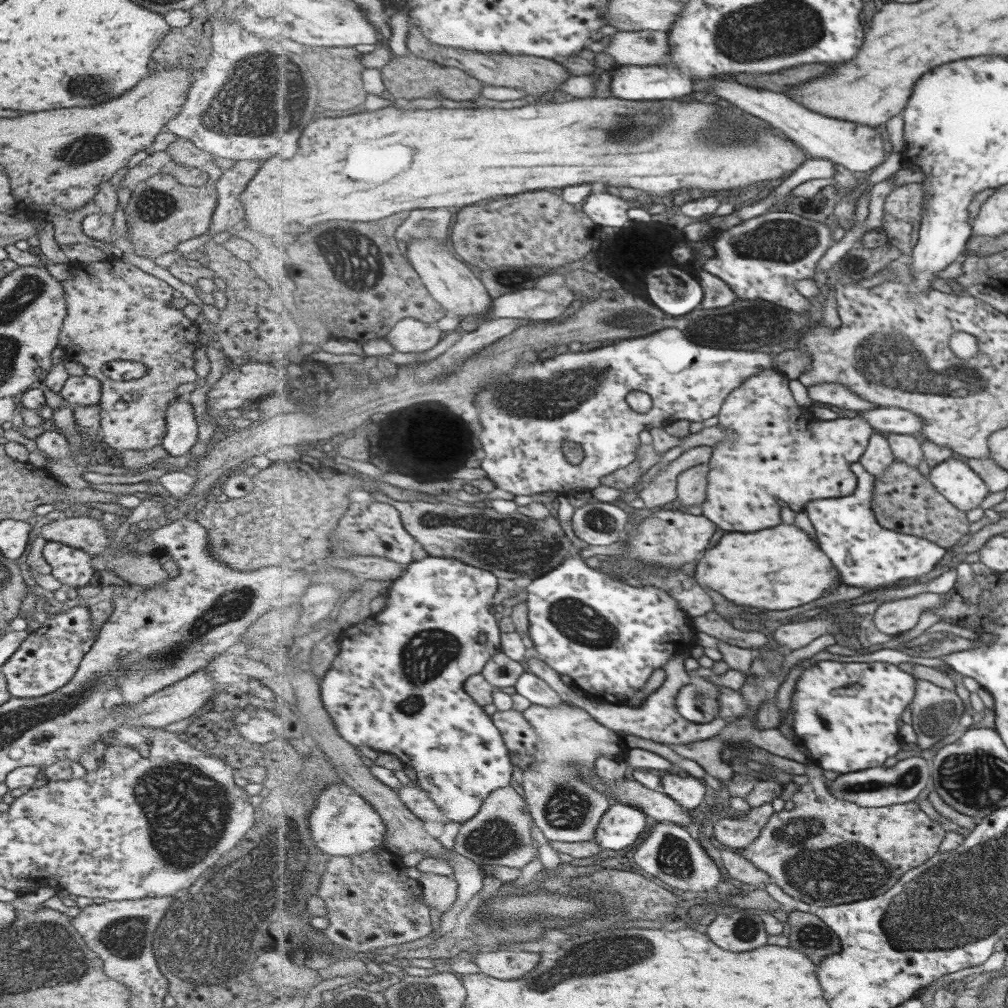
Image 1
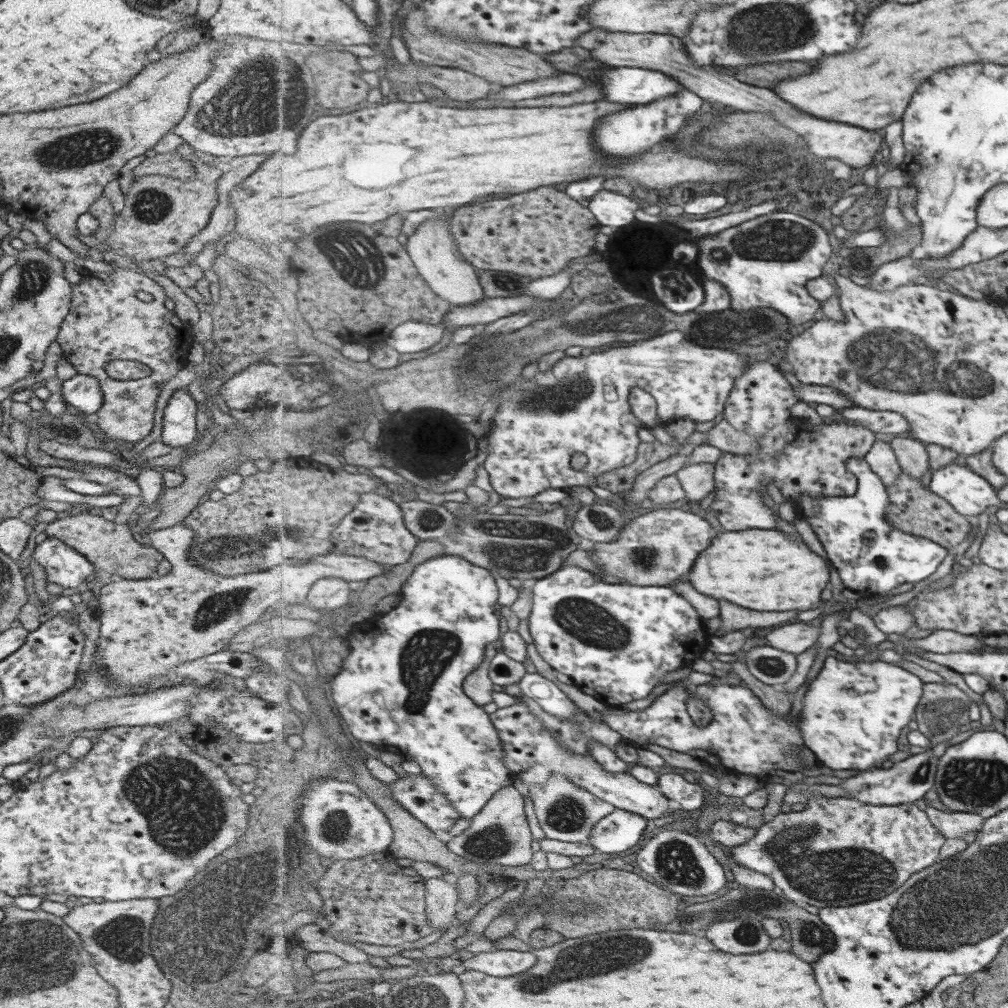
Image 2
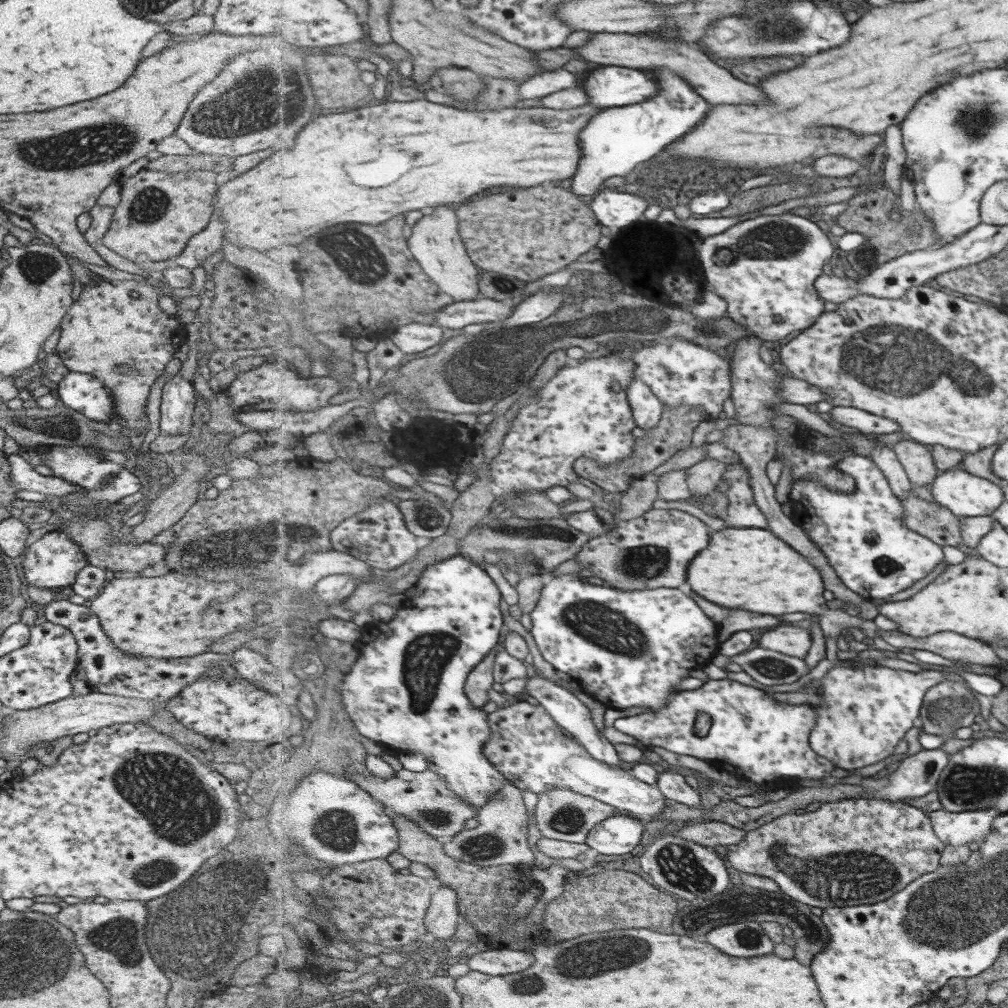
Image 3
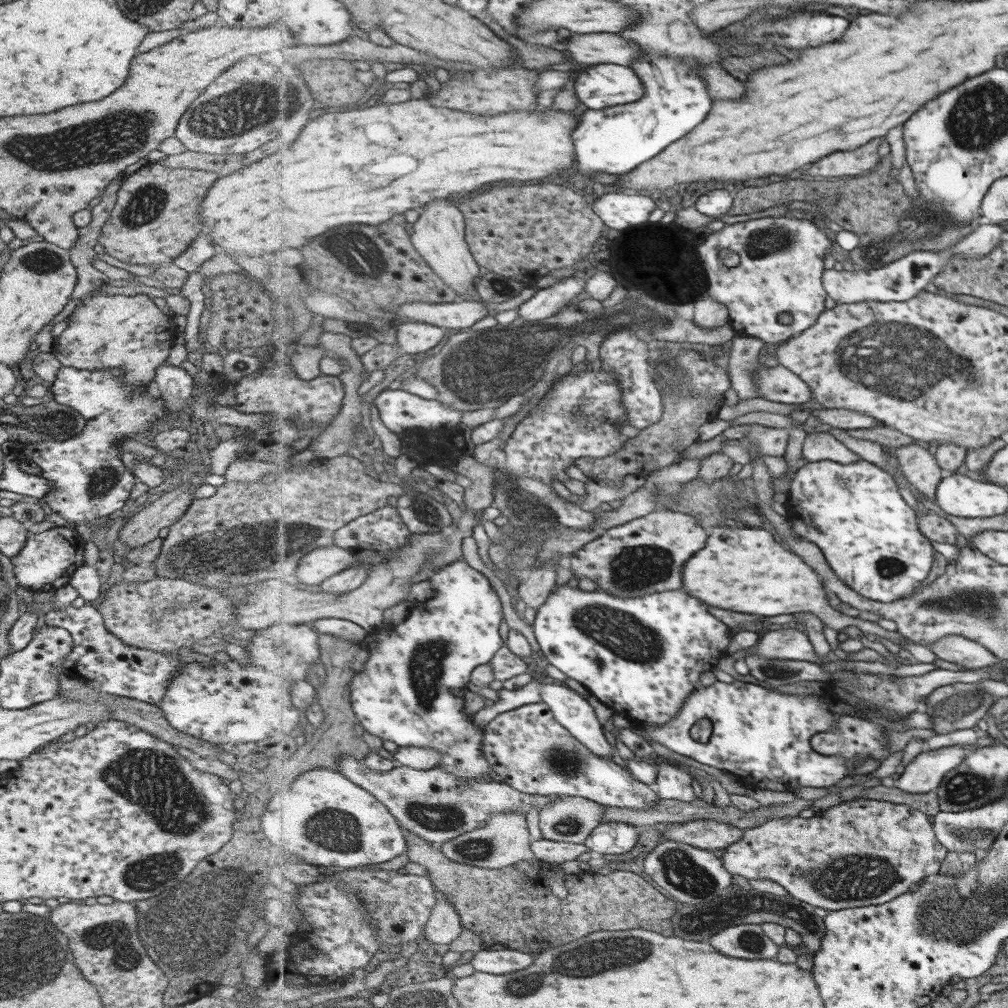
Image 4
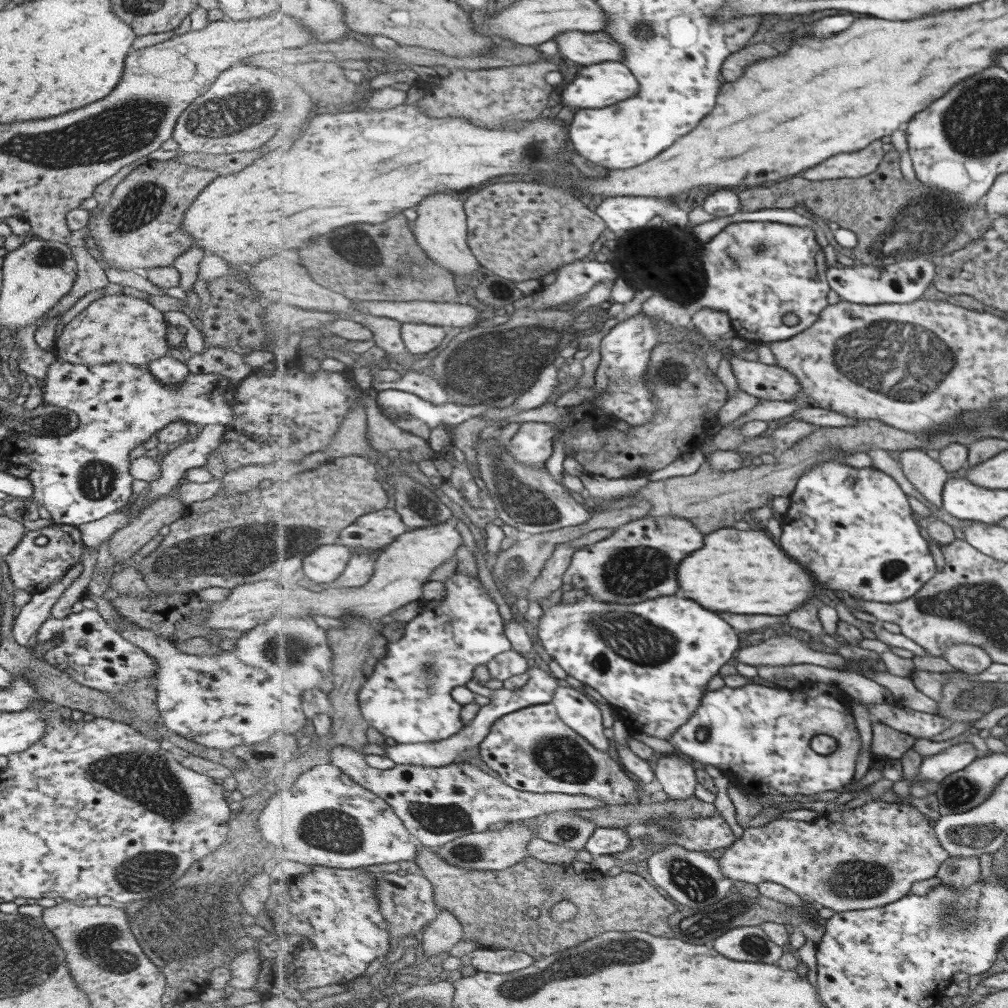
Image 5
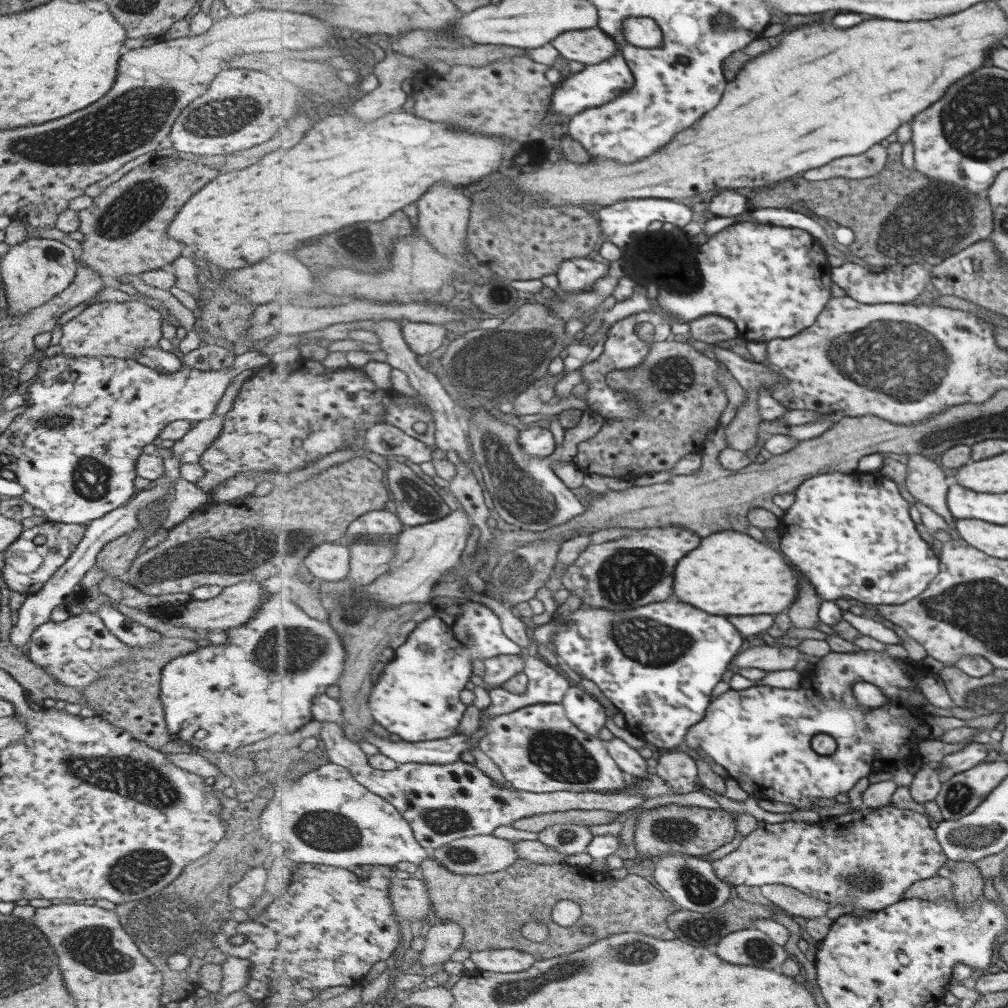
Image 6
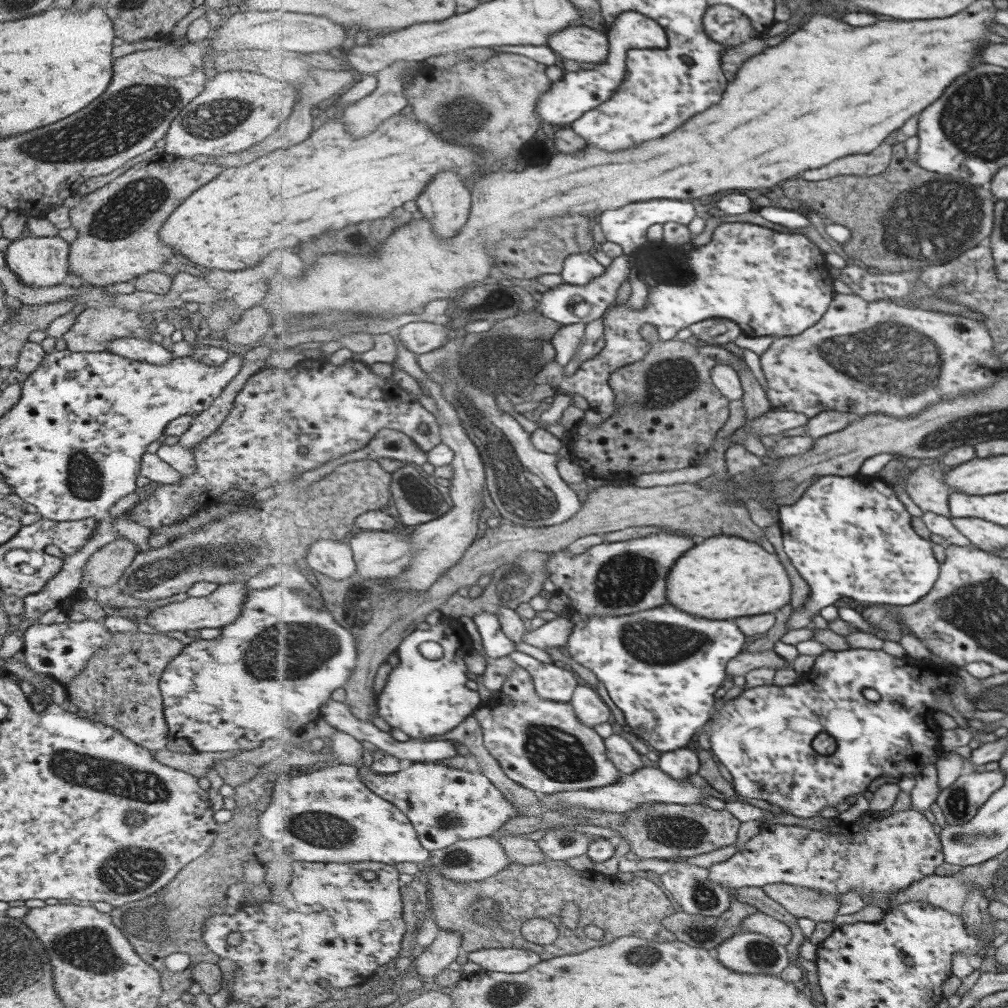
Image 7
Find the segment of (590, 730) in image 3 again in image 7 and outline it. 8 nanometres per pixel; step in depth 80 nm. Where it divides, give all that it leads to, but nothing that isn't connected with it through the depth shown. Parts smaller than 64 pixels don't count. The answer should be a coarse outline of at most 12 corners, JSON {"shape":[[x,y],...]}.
{"shape":[[581,684],[571,701],[578,718],[593,727],[612,718],[600,692]]}

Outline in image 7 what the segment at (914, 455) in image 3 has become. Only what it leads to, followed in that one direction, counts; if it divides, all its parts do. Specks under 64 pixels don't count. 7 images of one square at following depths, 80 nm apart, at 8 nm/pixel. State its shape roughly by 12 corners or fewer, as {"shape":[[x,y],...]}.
{"shape":[[923,460],[907,489],[919,507],[951,519],[952,490]]}

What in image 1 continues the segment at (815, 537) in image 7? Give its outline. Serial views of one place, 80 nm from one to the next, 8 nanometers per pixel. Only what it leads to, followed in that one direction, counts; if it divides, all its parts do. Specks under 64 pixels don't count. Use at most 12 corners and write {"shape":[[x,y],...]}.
{"shape":[[878,477],[805,508],[842,583],[867,589],[938,568],[946,548],[886,528]]}

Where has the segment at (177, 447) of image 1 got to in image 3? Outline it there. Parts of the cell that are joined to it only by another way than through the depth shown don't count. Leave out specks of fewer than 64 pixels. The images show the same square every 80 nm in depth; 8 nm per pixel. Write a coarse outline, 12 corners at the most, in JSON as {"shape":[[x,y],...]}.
{"shape":[[180,373],[164,382],[160,430],[188,435],[196,396]]}

